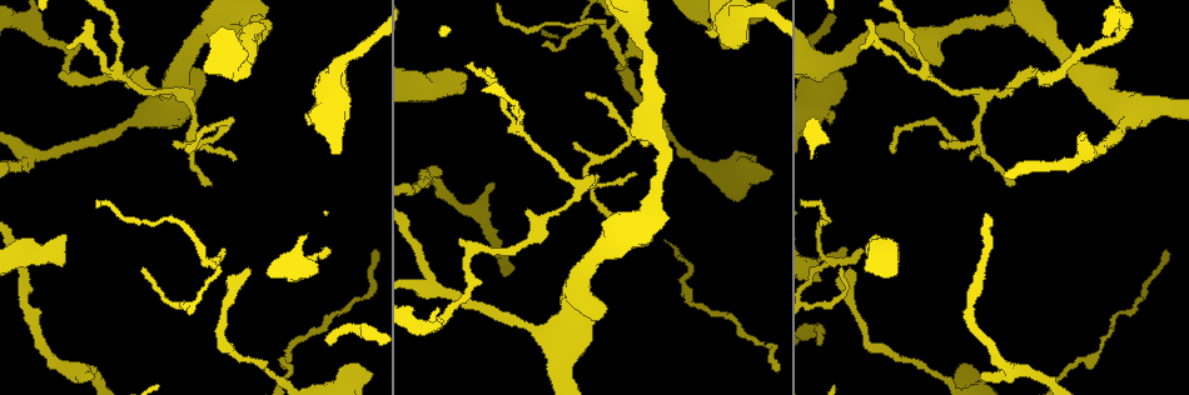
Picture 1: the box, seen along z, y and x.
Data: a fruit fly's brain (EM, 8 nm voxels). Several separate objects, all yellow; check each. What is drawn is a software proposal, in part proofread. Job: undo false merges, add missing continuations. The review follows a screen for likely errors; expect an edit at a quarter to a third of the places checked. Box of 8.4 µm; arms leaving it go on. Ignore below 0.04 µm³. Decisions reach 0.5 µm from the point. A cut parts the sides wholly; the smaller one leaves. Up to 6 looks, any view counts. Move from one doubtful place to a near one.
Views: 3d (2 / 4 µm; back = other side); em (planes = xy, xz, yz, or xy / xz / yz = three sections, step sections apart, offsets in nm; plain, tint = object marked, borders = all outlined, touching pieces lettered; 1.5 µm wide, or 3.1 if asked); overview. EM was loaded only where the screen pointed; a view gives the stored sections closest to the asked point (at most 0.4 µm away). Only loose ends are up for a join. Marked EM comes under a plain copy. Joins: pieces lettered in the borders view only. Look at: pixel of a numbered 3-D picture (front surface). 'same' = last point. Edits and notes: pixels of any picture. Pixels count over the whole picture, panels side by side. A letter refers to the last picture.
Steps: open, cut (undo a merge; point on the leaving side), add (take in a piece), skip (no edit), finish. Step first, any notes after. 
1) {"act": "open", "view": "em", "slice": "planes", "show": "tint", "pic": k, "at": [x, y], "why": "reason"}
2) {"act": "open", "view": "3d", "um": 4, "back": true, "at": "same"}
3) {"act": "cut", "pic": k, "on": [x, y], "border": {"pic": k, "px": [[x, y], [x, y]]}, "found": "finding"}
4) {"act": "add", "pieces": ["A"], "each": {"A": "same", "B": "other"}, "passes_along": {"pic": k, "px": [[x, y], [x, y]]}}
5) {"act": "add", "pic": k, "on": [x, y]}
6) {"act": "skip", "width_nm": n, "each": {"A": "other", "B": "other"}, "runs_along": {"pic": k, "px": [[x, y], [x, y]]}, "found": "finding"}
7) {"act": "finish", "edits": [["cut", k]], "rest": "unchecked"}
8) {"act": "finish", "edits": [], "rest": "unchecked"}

{"act": "open", "view": "3d", "um": 4, "pic": 1, "at": [832, 122], "why": "an open end"}

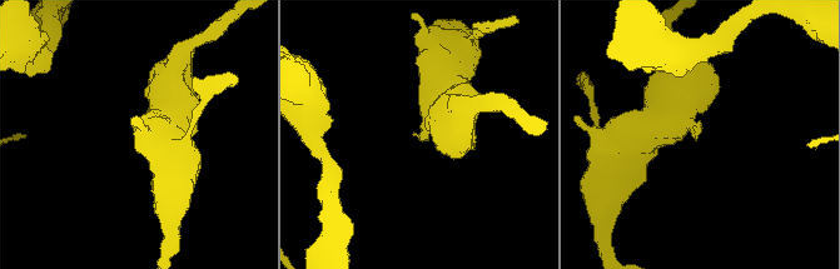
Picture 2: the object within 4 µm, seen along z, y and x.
{"act": "open", "view": "em", "um": 3.1, "slice": "planes", "show": "tint", "pic": 2, "at": [419, 135], "why": "now the EM"}

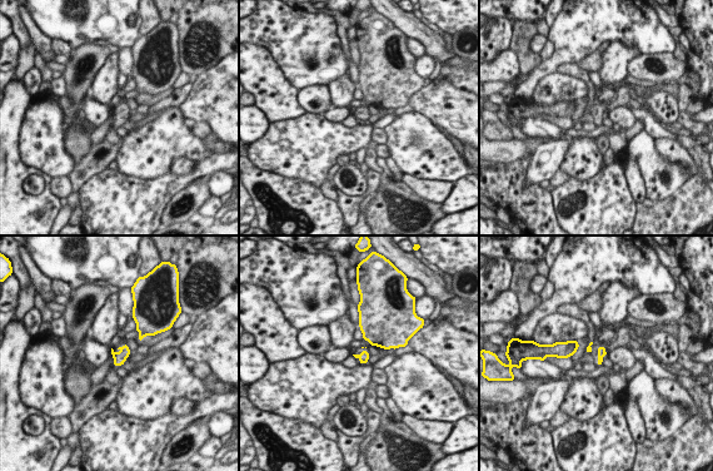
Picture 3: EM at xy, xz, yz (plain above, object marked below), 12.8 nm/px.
{"act": "open", "view": "em", "um": 3.1, "slice": "planes", "show": "borders", "at": "same", "why": "what lies round it"}

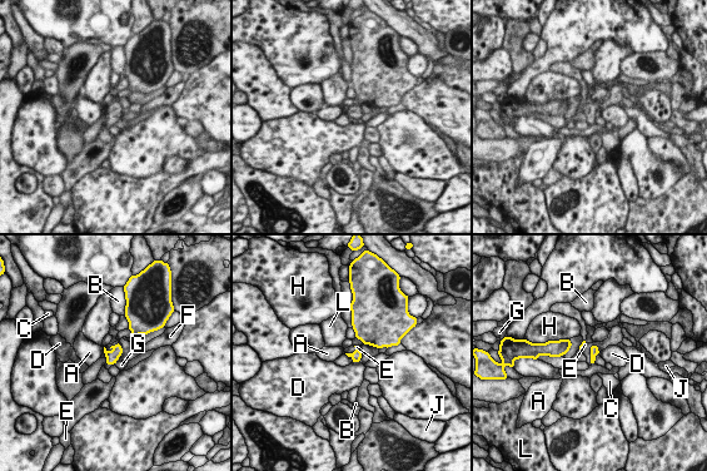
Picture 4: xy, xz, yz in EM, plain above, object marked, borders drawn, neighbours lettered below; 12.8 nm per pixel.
{"act": "add", "pieces": ["E"], "longest_contact_nm": ["H", 220], "each": {"A": "other", "B": "other", "C": "other", "D": "other", "E": "same", "F": "other", "G": "other", "H": "other", "J": "other", "L": "other"}, "passes_along": {"pic": 4, "px": [[357, 355], [352, 353], [350, 350]]}, "found": "the neuron continues"}

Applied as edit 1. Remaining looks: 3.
{"act": "open", "view": "overview", "why": "see it whole again"}

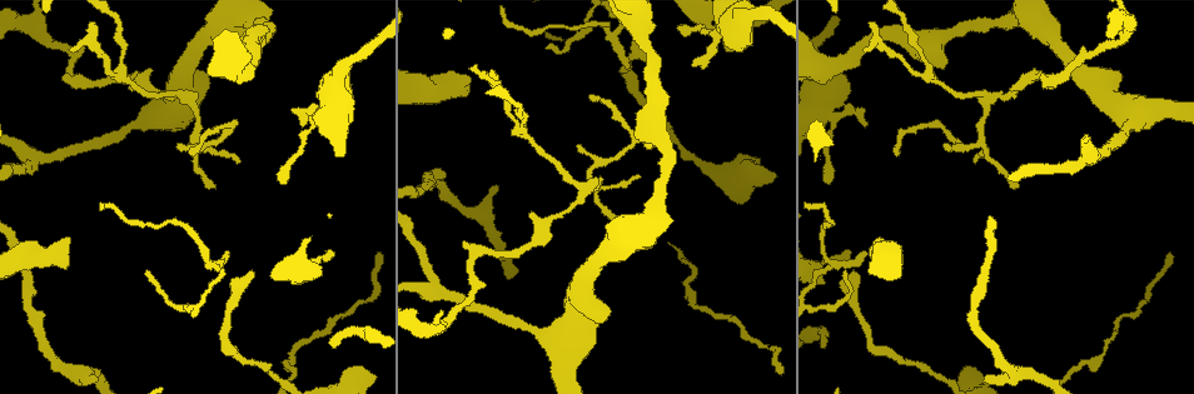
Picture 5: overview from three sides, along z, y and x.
{"act": "open", "view": "em", "slice": "xy", "step": 4, "show": "borders", "pic": 5, "at": [637, 174], "why": "branch stops here"}

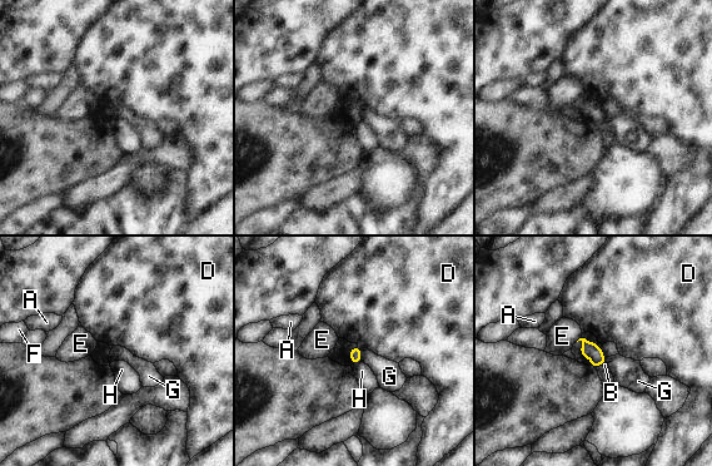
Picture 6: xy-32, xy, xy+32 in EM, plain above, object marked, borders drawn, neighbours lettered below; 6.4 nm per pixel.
{"act": "skip", "width_nm": 70, "each": {"A": "other", "B": "other", "D": "other", "E": "other", "F": "other", "G": "other", "H": "other"}, "border": {"pic": 6, "px": [[362, 348], [361, 360]]}, "found": "none of them fits"}

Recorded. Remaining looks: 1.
{"act": "finish", "edits": [["add", 4]], "rest": "unchecked"}

